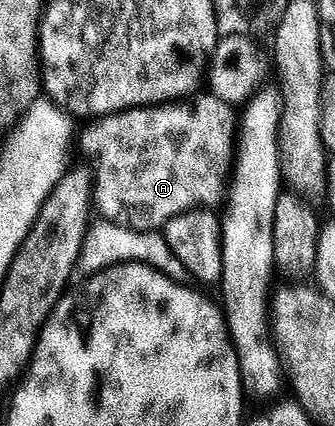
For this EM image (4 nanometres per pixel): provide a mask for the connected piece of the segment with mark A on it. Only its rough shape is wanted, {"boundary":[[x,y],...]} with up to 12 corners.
{"boundary":[[197,96],[93,120],[105,222],[140,235],[226,197],[238,113]]}

